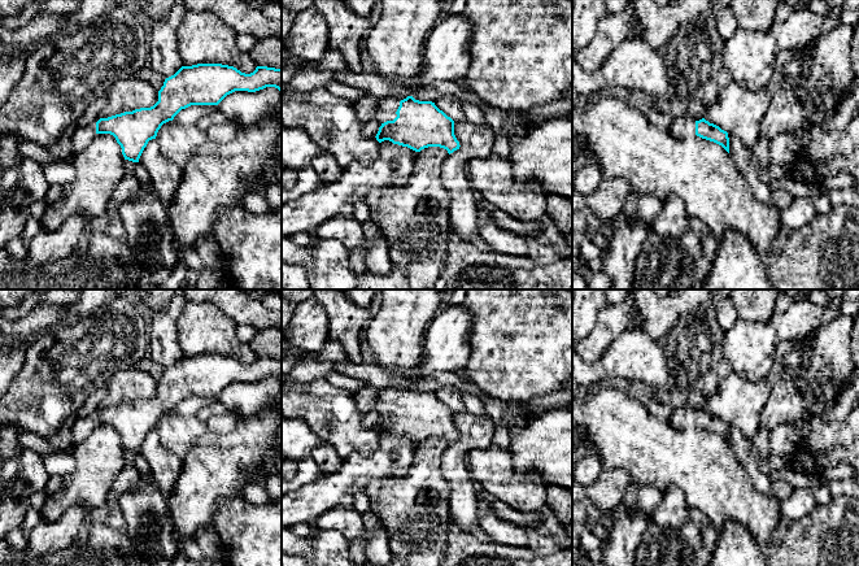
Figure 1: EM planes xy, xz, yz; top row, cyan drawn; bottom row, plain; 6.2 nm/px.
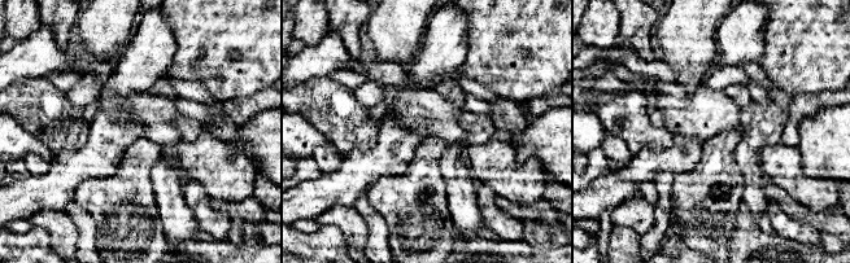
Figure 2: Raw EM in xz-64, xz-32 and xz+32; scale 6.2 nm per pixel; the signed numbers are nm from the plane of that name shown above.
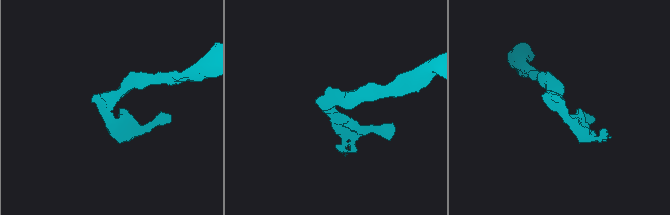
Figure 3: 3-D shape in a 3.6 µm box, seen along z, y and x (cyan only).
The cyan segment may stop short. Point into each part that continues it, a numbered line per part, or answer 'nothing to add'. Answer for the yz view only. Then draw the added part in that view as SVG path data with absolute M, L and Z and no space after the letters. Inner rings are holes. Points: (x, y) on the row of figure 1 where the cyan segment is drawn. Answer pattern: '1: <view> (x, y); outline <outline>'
1: yz (681, 127); outline M689 116L677 117L672 119L668 130L673 138L685 139L696 135L696 121Z

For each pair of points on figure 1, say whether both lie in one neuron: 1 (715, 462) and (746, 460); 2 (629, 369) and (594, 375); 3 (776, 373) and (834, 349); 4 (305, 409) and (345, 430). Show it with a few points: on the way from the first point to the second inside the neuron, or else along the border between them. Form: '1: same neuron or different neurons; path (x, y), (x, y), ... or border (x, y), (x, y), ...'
1: different neurons; border (728, 444), (754, 487)
2: same neuron; path (620, 369), (604, 369)
3: same neuron; path (793, 392), (803, 399), (825, 377), (827, 369)
4: same neuron; path (315, 410), (335, 419)

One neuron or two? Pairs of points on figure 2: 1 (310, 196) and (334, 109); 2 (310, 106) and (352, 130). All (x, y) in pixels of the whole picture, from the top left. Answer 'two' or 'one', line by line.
1: two
2: one

